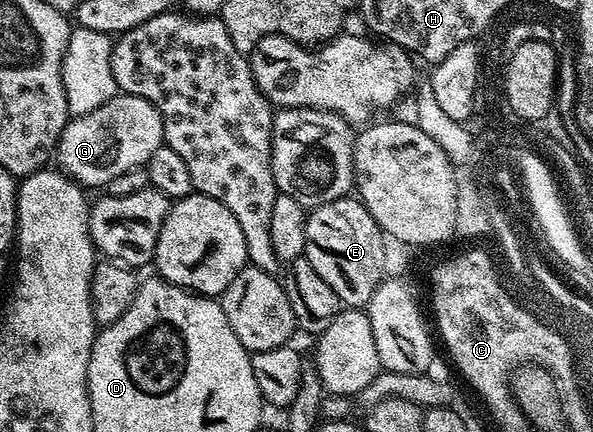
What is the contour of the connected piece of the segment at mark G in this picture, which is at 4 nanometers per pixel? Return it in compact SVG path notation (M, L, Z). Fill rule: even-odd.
M116 93L109 101L105 101L105 105L93 109L93 113L76 115L68 122L67 128L59 138L57 167L84 188L103 189L109 181L113 181L113 177L118 177L120 173L144 166L149 161L149 157L153 157L153 153L157 153L157 149L162 146L164 146L164 141L161 113L157 113L157 109L152 103L145 101L145 97Z

